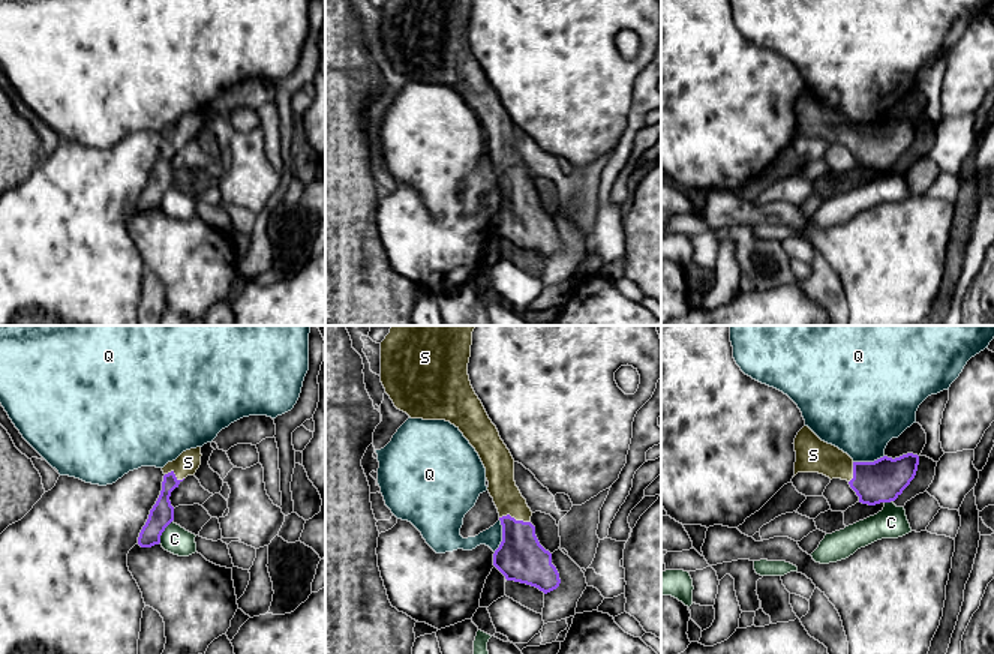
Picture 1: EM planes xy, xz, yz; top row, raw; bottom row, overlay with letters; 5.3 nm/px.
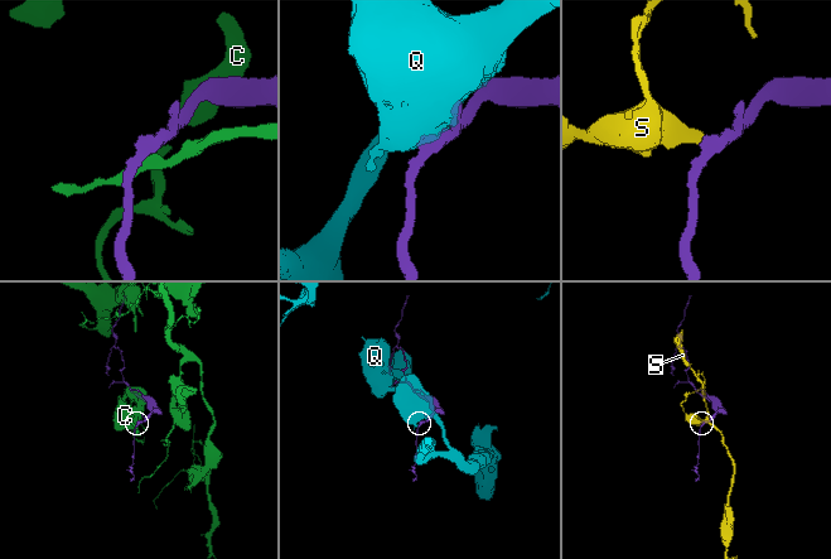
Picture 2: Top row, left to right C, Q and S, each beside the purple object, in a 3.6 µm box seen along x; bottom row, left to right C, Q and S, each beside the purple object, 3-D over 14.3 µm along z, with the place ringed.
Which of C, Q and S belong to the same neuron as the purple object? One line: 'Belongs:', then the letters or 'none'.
Belongs: S

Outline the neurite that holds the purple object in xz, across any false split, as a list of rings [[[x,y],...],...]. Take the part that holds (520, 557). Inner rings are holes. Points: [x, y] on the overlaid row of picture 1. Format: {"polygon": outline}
{"polygon": [[[391,326],[381,342],[381,382],[397,410],[411,418],[450,422],[475,448],[486,468],[487,490],[502,525],[502,542],[493,554],[493,566],[507,580],[526,584],[547,594],[559,586],[559,573],[552,564],[552,554],[535,536],[532,512],[514,482],[514,459],[469,381],[474,328],[475,326]]]}

